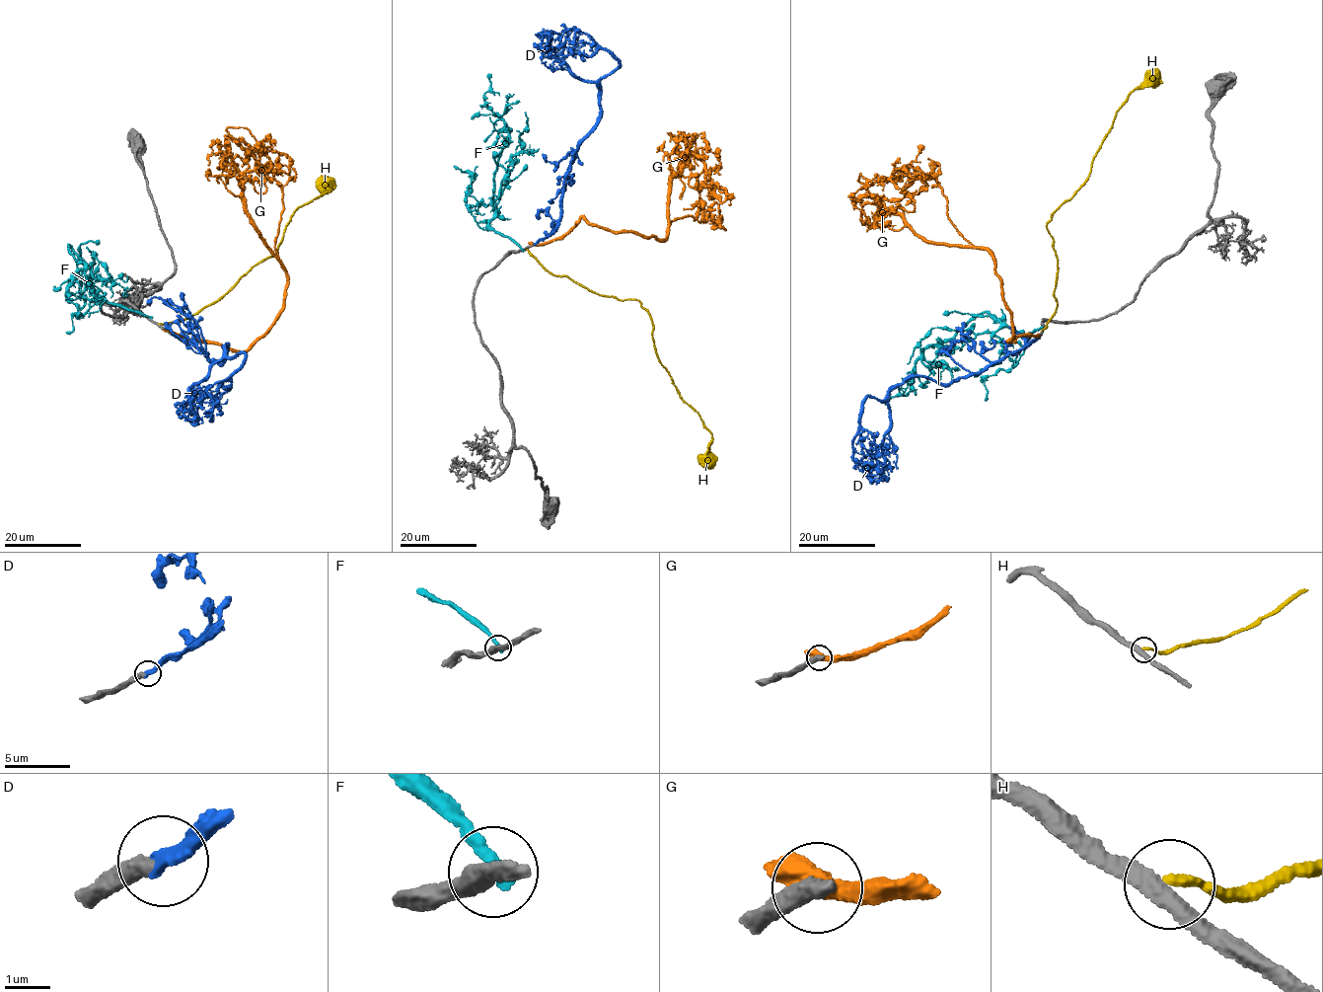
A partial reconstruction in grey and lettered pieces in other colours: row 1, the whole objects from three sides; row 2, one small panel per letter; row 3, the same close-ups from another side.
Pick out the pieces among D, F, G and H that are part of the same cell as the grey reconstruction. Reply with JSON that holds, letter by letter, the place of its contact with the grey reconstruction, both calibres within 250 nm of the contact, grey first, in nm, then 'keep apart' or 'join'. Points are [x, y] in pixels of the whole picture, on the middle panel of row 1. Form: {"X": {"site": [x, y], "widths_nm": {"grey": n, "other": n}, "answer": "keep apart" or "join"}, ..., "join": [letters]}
{"D": {"site": [534, 244], "widths_nm": {"grey": 320, "other": 400}, "answer": "join"}, "F": {"site": [522, 250], "widths_nm": {"grey": 400, "other": 400}, "answer": "keep apart"}, "G": {"site": [533, 245], "widths_nm": {"grey": 500, "other": 480}, "answer": "keep apart"}, "H": {"site": [526, 249], "widths_nm": {"grey": 360, "other": 240}, "answer": "keep apart"}, "join": ["D"]}

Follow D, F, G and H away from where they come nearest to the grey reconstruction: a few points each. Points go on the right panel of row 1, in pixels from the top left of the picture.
D: (1038, 337), (947, 385), (913, 377), (882, 400), (866, 397), (852, 458), (870, 475), (877, 473), (878, 462)
F: (1041, 328), (1026, 337), (986, 312), (980, 313), (956, 335), (924, 349), (916, 365), (912, 390), (885, 404)
G: (1039, 335), (1008, 341), (1011, 318), (994, 258), (986, 250), (926, 241), (865, 195), (889, 200), (919, 191)
H: (1042, 331), (1057, 304), (1053, 293), (1057, 261), (1047, 226), (1086, 180), (1132, 91), (1149, 71), (1159, 71)

